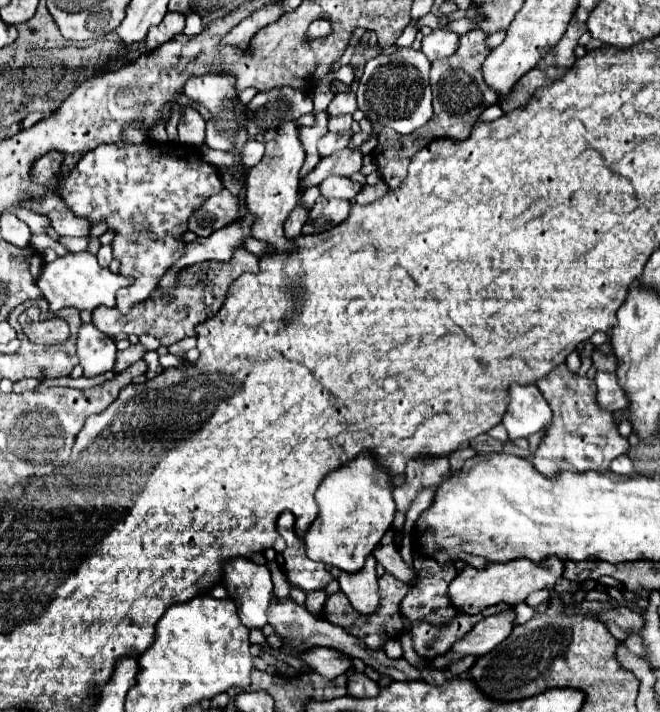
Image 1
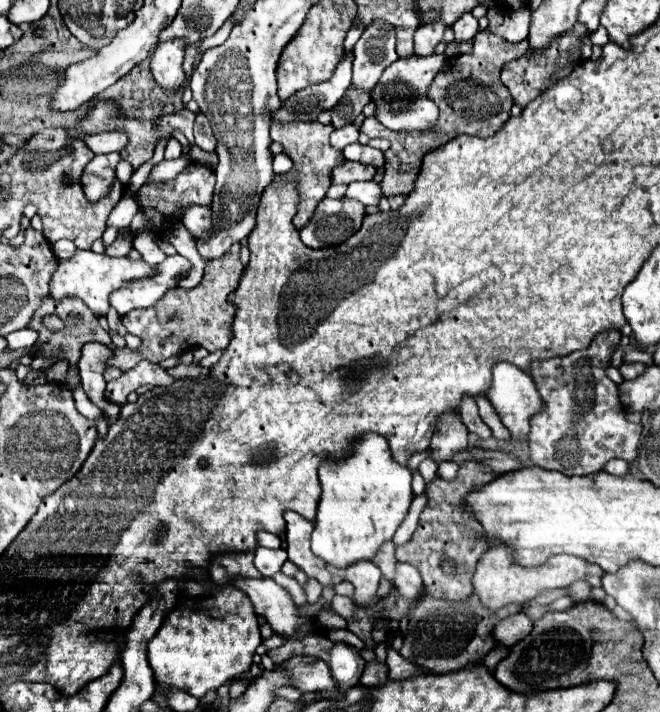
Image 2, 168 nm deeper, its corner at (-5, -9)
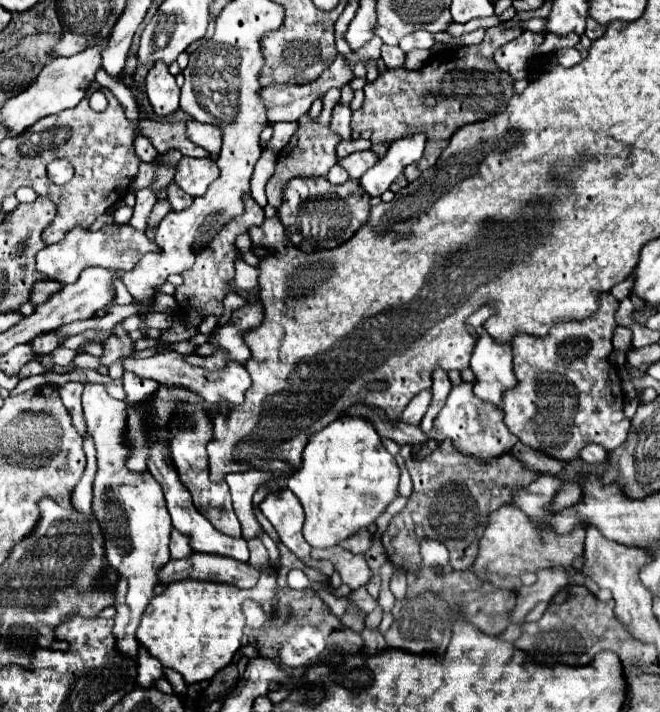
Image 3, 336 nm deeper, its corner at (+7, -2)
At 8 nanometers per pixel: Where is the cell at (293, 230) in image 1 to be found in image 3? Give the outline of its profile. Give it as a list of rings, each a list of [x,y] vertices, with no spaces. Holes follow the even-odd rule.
[[[326,95],[324,97],[324,109],[322,113],[312,119],[310,115],[304,115],[298,119],[298,129],[296,133],[292,135],[292,139],[288,141],[288,145],[284,147],[280,159],[278,159],[278,165],[276,165],[276,171],[274,175],[268,179],[266,183],[266,197],[268,197],[268,205],[272,207],[280,207],[282,205],[282,193],[284,193],[284,187],[290,179],[294,177],[326,177],[330,167],[336,165],[338,157],[336,157],[336,145],[340,141],[340,137],[336,137],[336,133],[330,131],[330,113],[332,113],[332,107],[336,105],[338,101],[338,95]]]

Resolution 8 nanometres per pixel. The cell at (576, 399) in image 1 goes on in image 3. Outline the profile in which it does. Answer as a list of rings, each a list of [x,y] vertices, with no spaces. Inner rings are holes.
[[[608,293],[600,301],[596,317],[588,321],[560,323],[552,327],[548,337],[516,335],[512,339],[518,385],[504,395],[502,411],[506,427],[520,443],[562,463],[572,463],[590,443],[612,451],[626,441],[630,419],[622,411],[622,383],[616,369],[608,363],[616,329],[614,313],[616,301]]]

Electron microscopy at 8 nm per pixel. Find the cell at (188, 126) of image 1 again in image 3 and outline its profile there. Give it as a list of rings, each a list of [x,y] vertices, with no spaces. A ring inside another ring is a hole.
[[[190,119],[190,121],[188,121],[186,137],[188,137],[192,143],[204,147],[210,155],[216,155],[216,153],[220,151],[220,145],[222,145],[222,141],[220,141],[220,129],[216,129],[216,127],[210,125],[210,123],[200,123],[200,121],[196,121],[196,119]]]

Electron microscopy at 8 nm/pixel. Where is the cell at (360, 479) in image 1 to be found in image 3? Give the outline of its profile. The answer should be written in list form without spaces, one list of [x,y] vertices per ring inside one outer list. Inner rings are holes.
[[[340,417],[308,439],[302,467],[288,477],[286,487],[304,507],[304,539],[310,547],[326,549],[374,525],[386,507],[400,495],[398,481],[398,463],[384,449],[372,423],[360,417]]]

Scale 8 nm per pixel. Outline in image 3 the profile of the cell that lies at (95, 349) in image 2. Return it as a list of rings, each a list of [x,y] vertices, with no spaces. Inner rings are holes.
[[[84,383],[82,407],[84,407],[84,417],[86,417],[88,431],[92,433],[94,443],[96,443],[96,451],[98,451],[98,473],[96,473],[96,481],[94,481],[92,509],[94,509],[96,519],[100,521],[100,527],[102,527],[104,537],[106,537],[106,561],[118,573],[118,581],[116,581],[116,617],[114,617],[114,621],[116,621],[116,625],[114,625],[116,649],[118,649],[118,653],[122,657],[138,661],[136,629],[140,625],[140,619],[142,619],[148,603],[154,597],[154,587],[158,585],[158,571],[170,561],[170,553],[168,553],[170,531],[172,531],[170,513],[166,509],[166,501],[164,501],[162,489],[160,489],[160,485],[156,485],[152,475],[140,477],[140,475],[128,473],[124,469],[124,461],[130,455],[130,449],[124,445],[124,425],[126,425],[128,403],[110,397],[106,387],[100,385],[100,383]],[[104,493],[110,497],[108,501],[112,501],[106,507],[102,505],[102,501],[104,501],[102,495]]]

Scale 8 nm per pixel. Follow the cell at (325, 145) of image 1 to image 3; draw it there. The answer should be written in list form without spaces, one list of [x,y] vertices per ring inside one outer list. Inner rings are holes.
[[[336,105],[334,111],[332,111],[332,123],[330,123],[330,129],[340,135],[343,140],[350,140],[350,107],[348,105]]]

